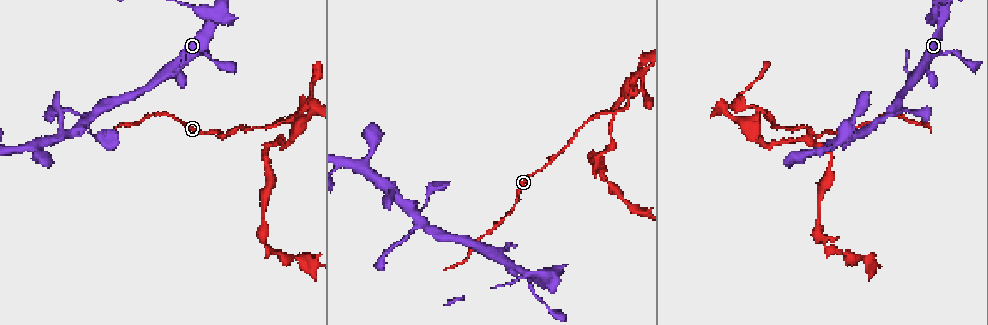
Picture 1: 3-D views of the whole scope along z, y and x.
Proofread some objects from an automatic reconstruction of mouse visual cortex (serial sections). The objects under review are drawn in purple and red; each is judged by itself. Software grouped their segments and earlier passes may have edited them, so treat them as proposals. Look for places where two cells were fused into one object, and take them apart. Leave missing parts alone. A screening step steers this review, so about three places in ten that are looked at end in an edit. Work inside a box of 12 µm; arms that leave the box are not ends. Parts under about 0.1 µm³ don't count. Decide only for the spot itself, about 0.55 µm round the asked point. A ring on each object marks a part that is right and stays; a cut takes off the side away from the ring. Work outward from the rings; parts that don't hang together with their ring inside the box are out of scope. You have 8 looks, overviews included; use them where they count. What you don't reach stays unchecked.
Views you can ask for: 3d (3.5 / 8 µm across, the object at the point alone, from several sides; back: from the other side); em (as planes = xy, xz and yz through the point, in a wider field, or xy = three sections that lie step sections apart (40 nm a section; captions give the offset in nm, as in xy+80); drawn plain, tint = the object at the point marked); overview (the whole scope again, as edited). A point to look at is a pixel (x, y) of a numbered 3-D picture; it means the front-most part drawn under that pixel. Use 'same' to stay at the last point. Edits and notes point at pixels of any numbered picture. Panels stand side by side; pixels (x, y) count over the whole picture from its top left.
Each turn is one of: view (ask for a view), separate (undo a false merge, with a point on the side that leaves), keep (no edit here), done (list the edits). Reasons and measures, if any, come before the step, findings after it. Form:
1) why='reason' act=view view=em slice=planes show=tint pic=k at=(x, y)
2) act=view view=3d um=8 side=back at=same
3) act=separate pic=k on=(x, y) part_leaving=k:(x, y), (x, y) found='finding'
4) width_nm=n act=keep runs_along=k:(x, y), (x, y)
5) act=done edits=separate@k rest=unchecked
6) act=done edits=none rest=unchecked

why='calibre changes' act=view view=3d um=3.5 pic=1 at=(414, 217)

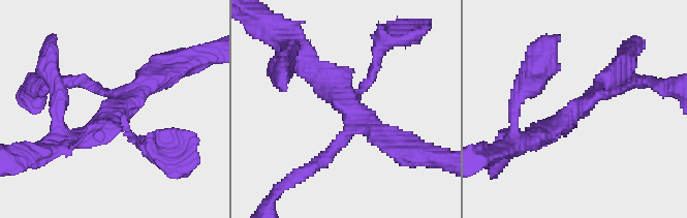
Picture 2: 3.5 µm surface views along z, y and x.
arms=4 arm_widths_nm=150,150,300,350 why='need the tissue' act=view view=em slice=xy step=2 show=tint pic=2 at=(575, 112)

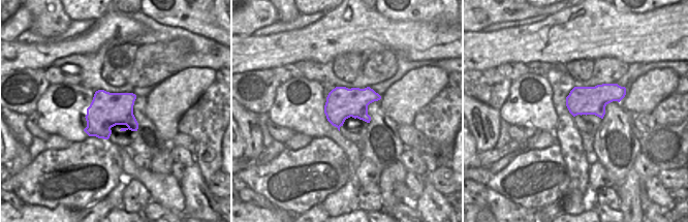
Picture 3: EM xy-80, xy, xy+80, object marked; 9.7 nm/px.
act=keep runs_along=2:(396, 146), (304, 64) found='one cell here'

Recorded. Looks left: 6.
why='branch point' act=view view=em slice=xy step=5 show=tint pic=1 at=(939, 15)

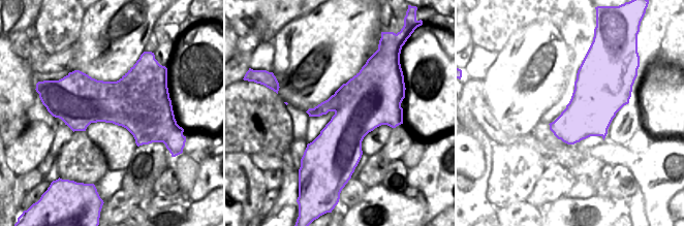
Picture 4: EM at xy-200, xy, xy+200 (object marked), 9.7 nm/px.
why='wider look' act=view view=3d um=3.5 at=same

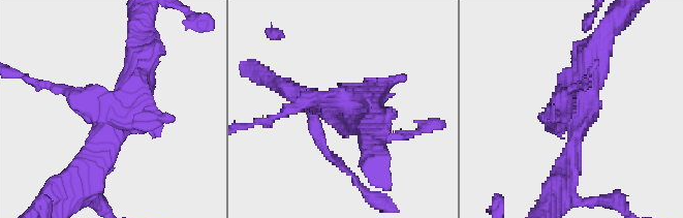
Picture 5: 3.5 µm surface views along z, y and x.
act=separate pic=5 on=(60, 87) part_leaving=5:(112, 103), (86, 107), (23, 75) found='two cells meet here'

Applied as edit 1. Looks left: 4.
act=done edits=separate@5 rest=unchecked

